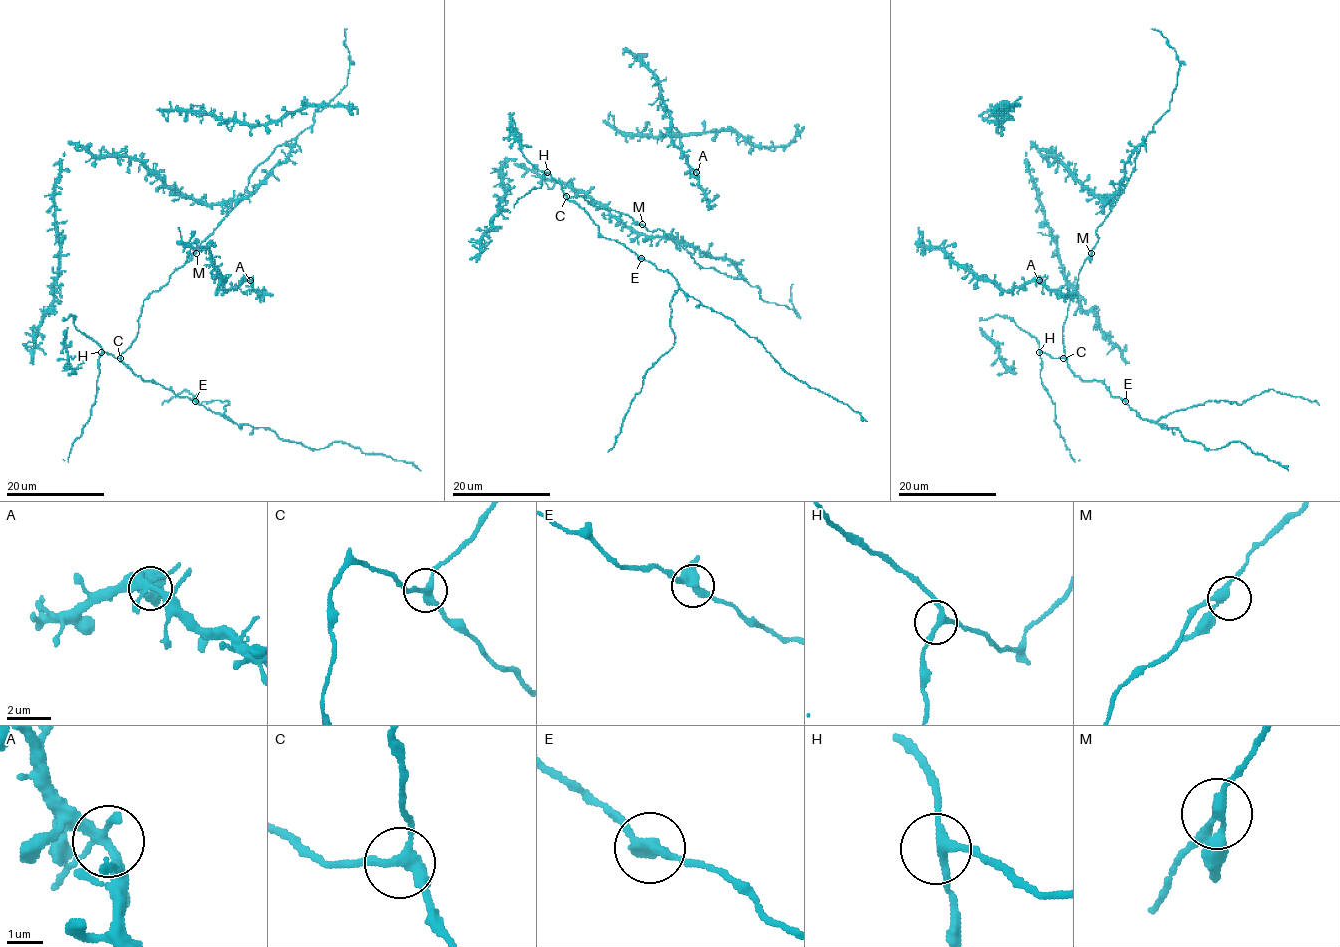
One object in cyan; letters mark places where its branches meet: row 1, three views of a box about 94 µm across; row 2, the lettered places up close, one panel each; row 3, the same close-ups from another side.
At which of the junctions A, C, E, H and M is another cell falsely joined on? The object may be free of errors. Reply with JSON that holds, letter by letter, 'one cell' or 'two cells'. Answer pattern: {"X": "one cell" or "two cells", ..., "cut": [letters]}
{"A": "one cell", "C": "one cell", "E": "one cell", "H": "one cell", "M": "one cell", "cut": []}

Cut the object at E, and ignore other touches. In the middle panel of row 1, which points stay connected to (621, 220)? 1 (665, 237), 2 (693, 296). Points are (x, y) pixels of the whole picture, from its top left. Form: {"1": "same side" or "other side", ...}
{"1": "same side", "2": "other side"}

